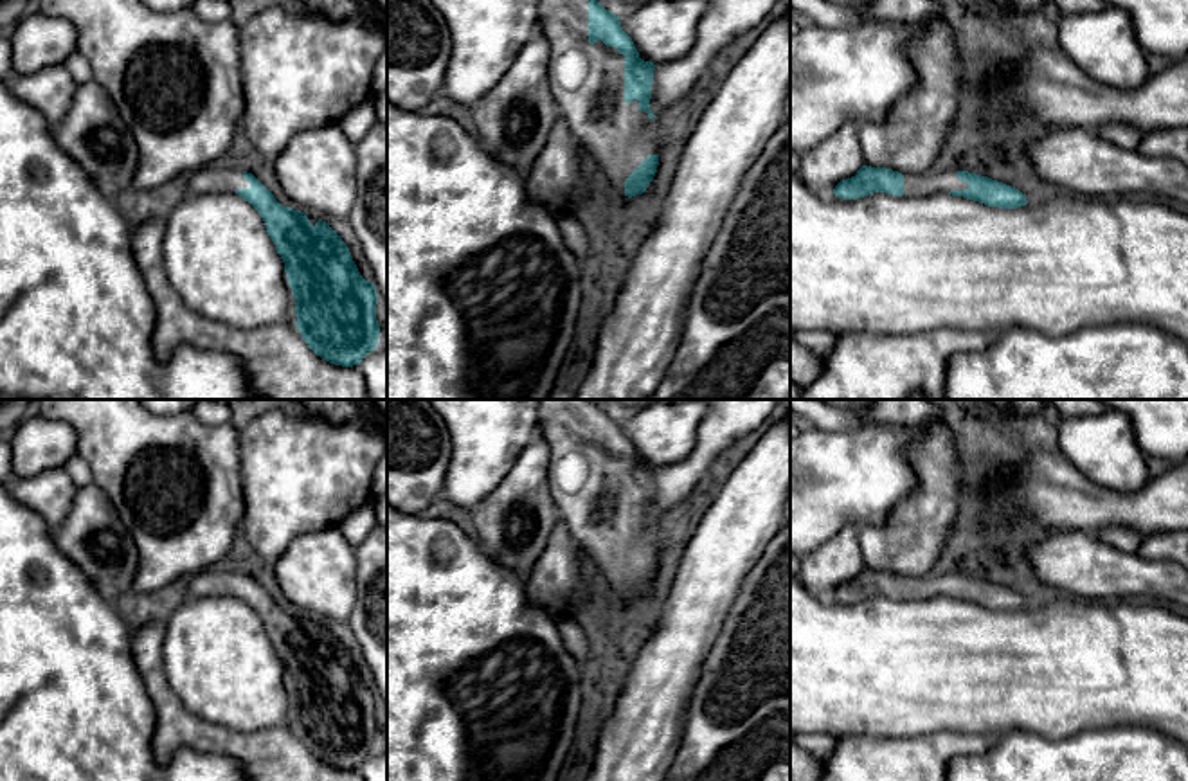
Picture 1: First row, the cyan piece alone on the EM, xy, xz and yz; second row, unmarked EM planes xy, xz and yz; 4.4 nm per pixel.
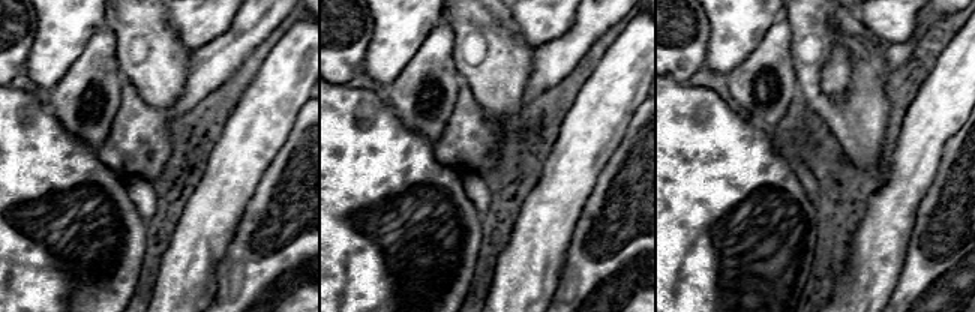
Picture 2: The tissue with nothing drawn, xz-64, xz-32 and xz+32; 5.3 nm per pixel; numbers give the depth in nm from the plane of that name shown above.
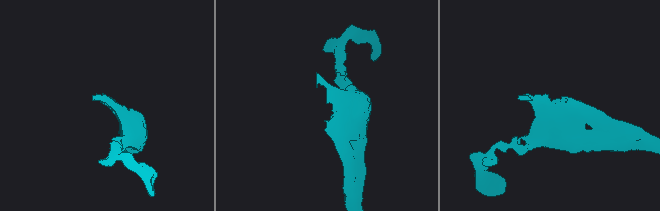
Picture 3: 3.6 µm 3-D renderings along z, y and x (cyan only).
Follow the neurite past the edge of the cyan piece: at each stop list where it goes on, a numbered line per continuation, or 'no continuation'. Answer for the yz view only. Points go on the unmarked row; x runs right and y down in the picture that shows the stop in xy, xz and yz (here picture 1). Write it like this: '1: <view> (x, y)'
1: yz (931, 585)

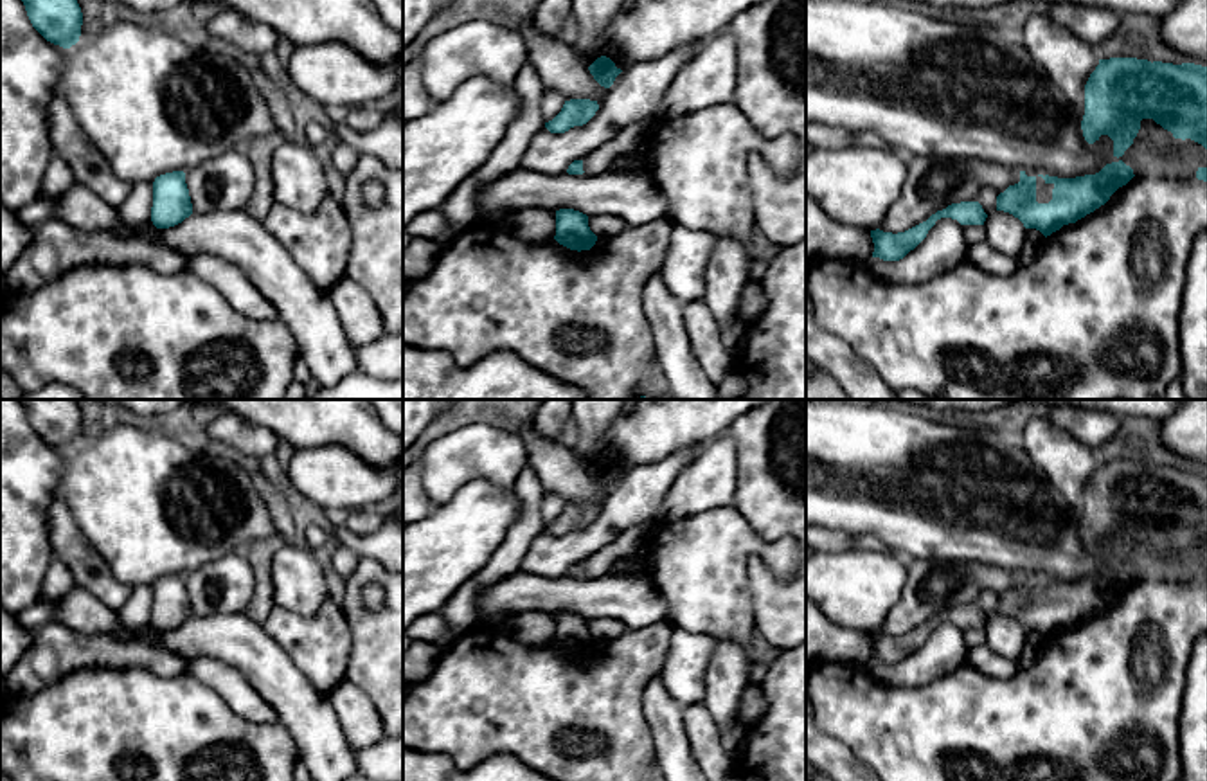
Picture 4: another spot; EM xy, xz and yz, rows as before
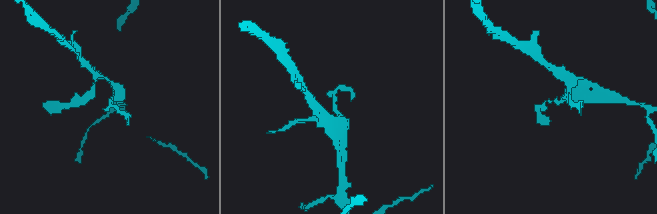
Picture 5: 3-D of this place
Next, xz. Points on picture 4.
no continuation

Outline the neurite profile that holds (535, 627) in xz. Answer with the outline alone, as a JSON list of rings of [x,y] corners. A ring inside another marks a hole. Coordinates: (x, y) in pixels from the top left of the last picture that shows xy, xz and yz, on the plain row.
[[[522,612],[511,617],[507,630],[522,644],[549,644],[556,639],[556,615],[547,612]]]

